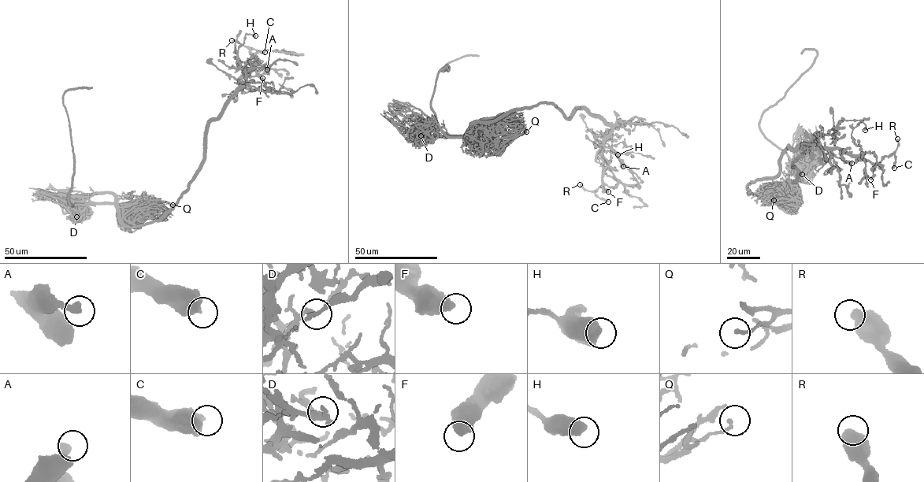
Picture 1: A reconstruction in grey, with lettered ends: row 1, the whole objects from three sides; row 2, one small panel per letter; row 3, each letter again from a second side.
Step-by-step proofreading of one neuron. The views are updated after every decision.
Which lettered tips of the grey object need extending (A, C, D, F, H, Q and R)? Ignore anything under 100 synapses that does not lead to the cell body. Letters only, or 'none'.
none

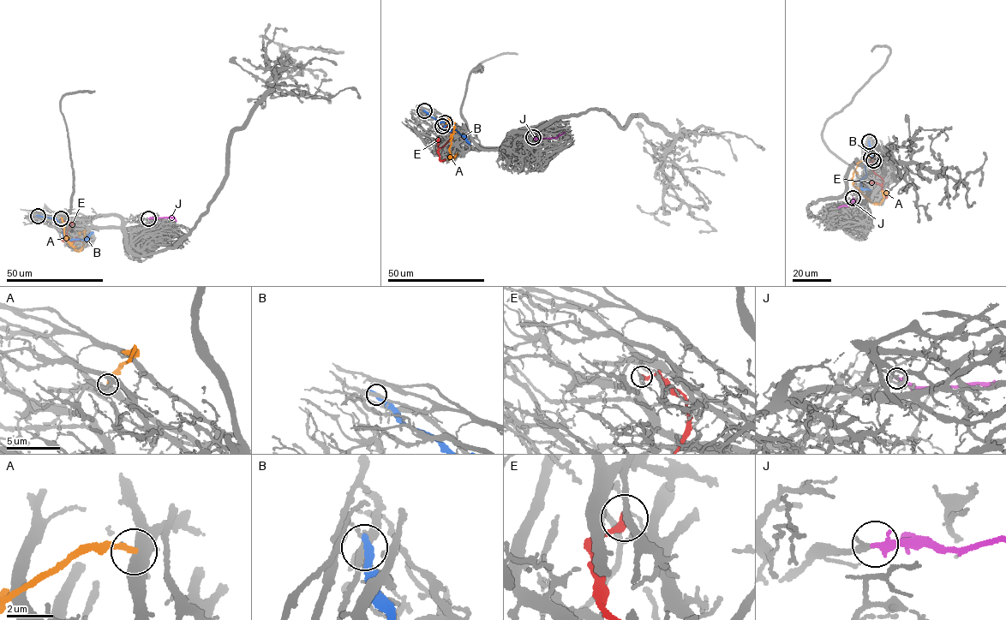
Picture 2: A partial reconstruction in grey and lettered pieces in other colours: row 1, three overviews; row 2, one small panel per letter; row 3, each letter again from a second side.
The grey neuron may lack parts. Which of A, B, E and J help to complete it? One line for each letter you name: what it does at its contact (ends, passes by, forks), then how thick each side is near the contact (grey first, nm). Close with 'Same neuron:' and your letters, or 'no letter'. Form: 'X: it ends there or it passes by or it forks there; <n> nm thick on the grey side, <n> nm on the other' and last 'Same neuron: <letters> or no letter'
J: it ends there; 260 nm thick on the grey side, 400 nm on the other
Same neuron: J

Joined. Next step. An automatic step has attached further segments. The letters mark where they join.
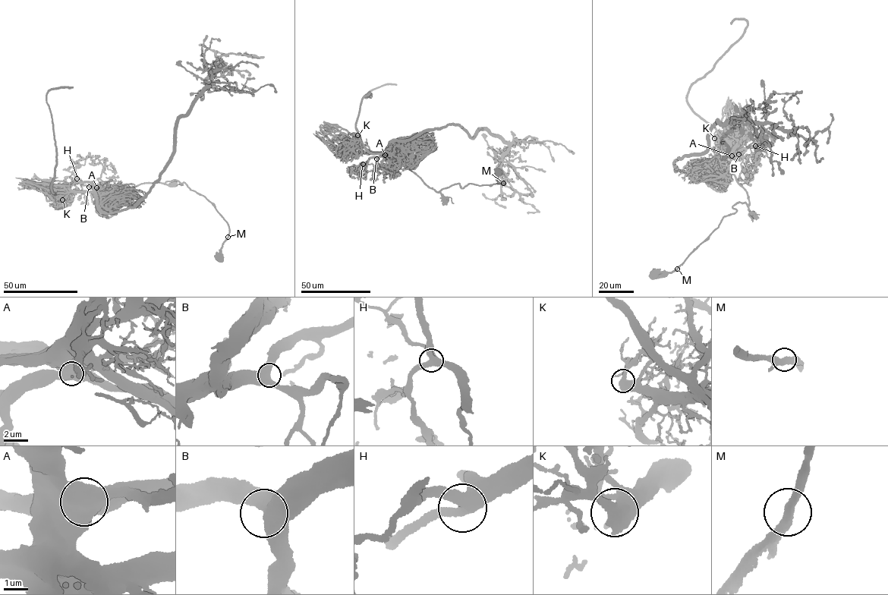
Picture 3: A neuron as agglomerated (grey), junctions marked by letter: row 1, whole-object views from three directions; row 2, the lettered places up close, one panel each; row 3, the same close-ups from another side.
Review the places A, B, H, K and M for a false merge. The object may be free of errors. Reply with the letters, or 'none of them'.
A

